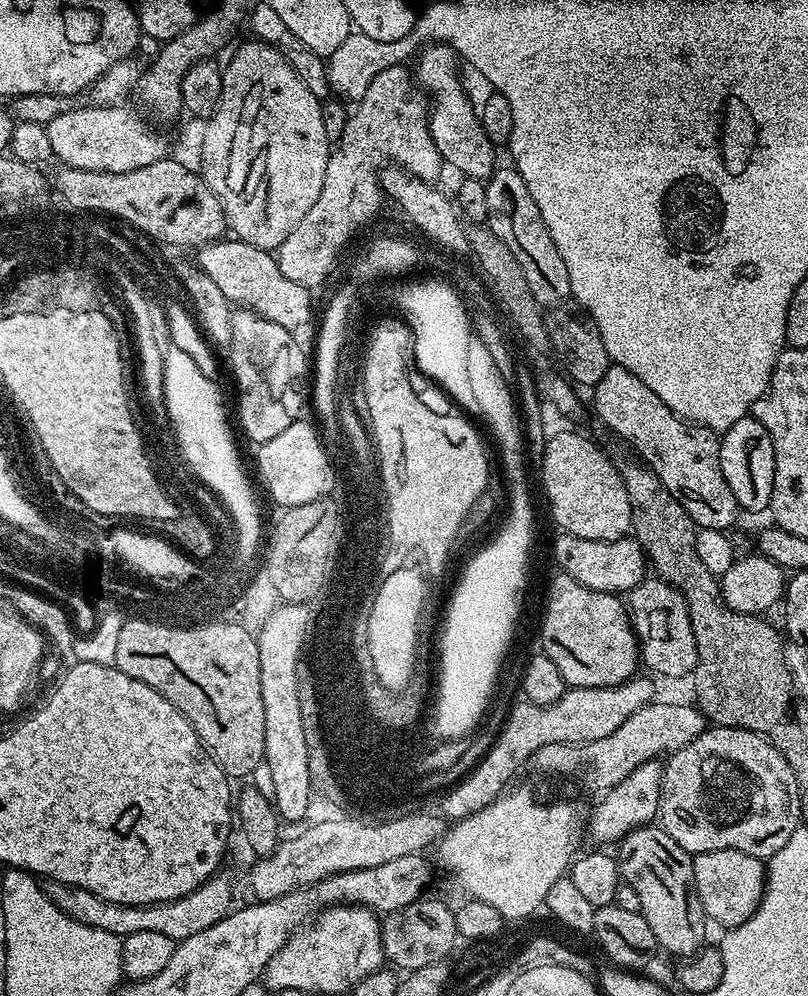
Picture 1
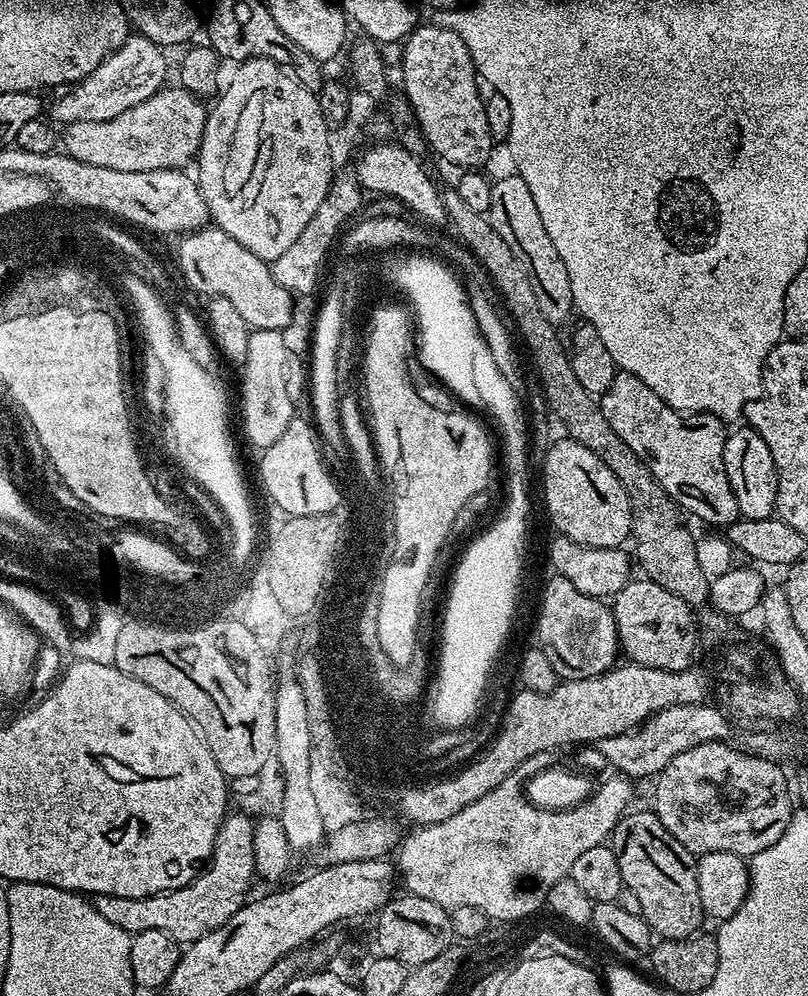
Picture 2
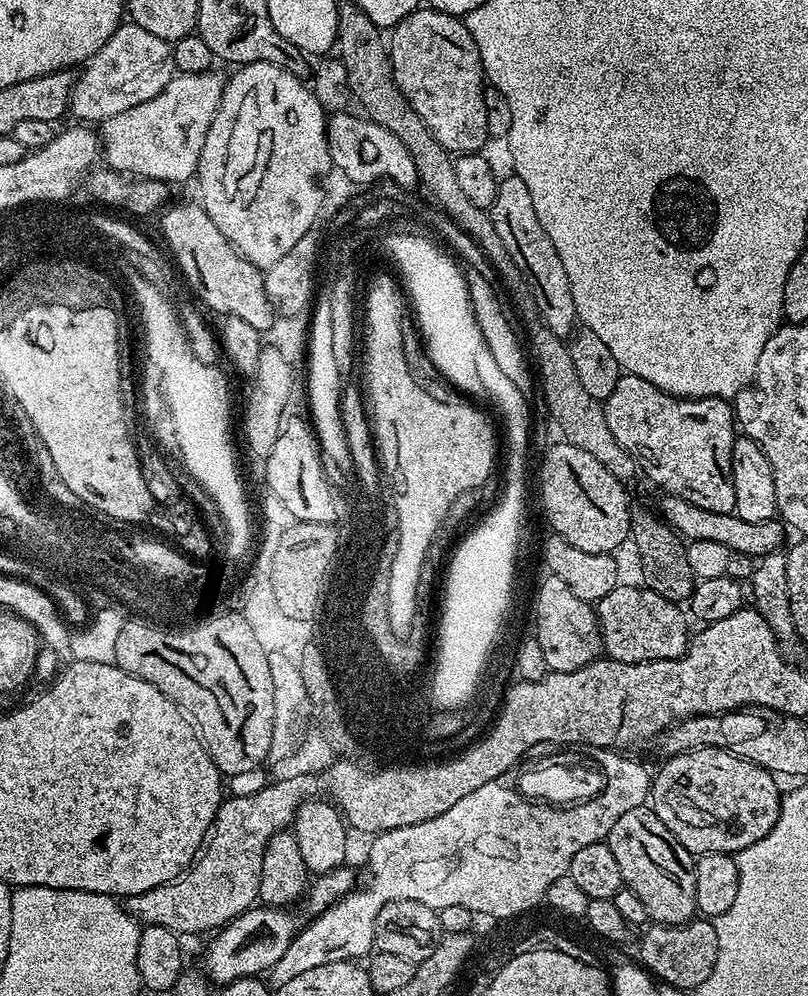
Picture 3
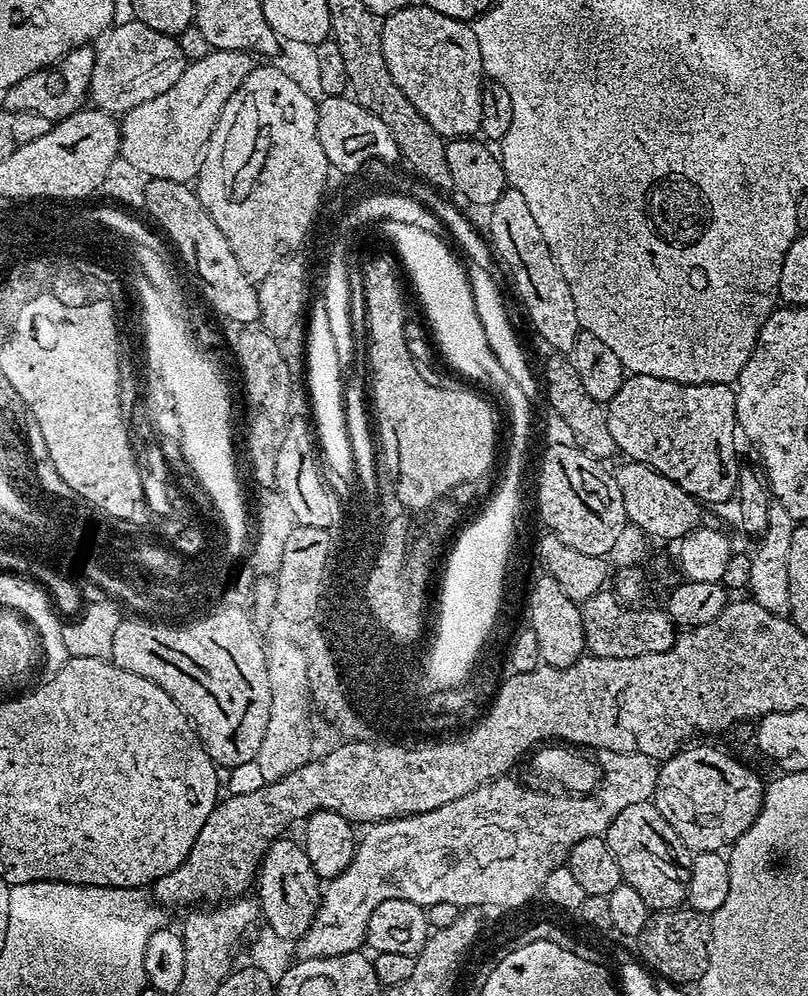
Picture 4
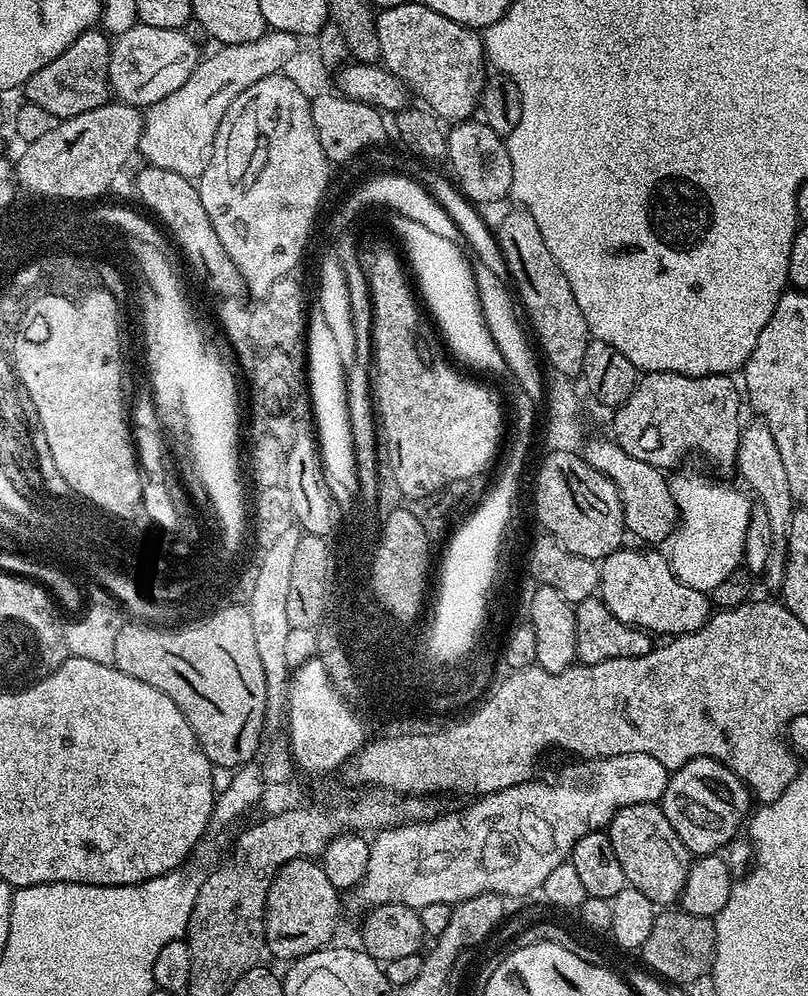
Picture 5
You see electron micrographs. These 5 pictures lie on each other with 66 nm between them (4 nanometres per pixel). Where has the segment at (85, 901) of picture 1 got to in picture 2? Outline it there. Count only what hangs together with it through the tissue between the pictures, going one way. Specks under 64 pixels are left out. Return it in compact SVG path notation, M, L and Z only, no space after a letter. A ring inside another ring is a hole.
M234 812L225 815L224 821L220 823L212 859L190 883L146 898L95 897L98 914L102 914L106 922L114 922L114 926L129 934L142 930L162 930L162 934L170 934L170 938L174 938L181 946L190 945L198 938L218 930L218 926L230 922L230 918L234 918L234 914L238 914L238 910L249 899L248 887L256 876L256 859L252 845L253 817Z

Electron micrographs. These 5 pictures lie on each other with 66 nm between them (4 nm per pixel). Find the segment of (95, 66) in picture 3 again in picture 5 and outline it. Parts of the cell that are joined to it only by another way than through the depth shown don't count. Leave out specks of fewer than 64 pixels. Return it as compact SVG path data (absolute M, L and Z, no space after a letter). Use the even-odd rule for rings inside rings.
M137 22L125 33L117 35L110 44L110 62L108 63L108 87L111 95L119 103L133 104L141 110L148 105L166 98L166 94L174 94L182 83L186 82L200 61L199 45L192 42L183 29L159 28L158 26L146 26Z

